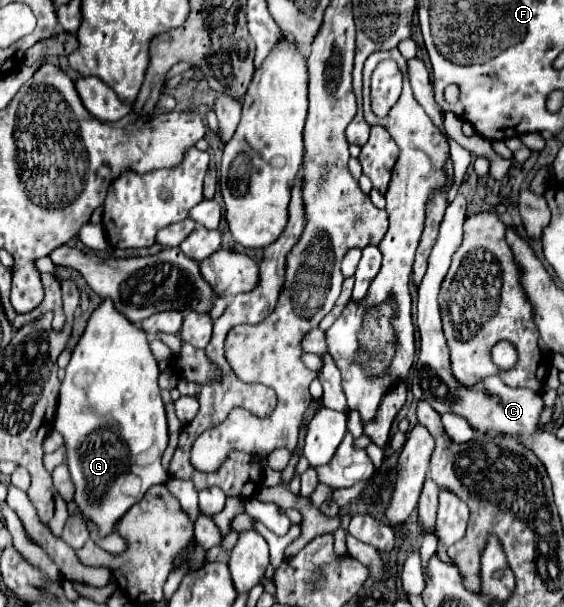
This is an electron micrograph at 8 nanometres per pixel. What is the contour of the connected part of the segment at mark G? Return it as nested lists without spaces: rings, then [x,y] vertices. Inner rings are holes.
[[[103,300],[89,316],[85,332],[73,348],[71,360],[65,368],[53,420],[53,428],[65,438],[67,466],[75,482],[75,502],[79,504],[81,512],[99,526],[103,536],[111,534],[115,522],[137,502],[137,498],[121,492],[121,484],[127,474],[137,474],[141,478],[141,494],[149,486],[169,480],[161,466],[161,454],[167,446],[167,418],[161,402],[161,388],[157,386],[161,370],[151,354],[147,334],[131,324],[113,306],[115,304],[111,300]]]

